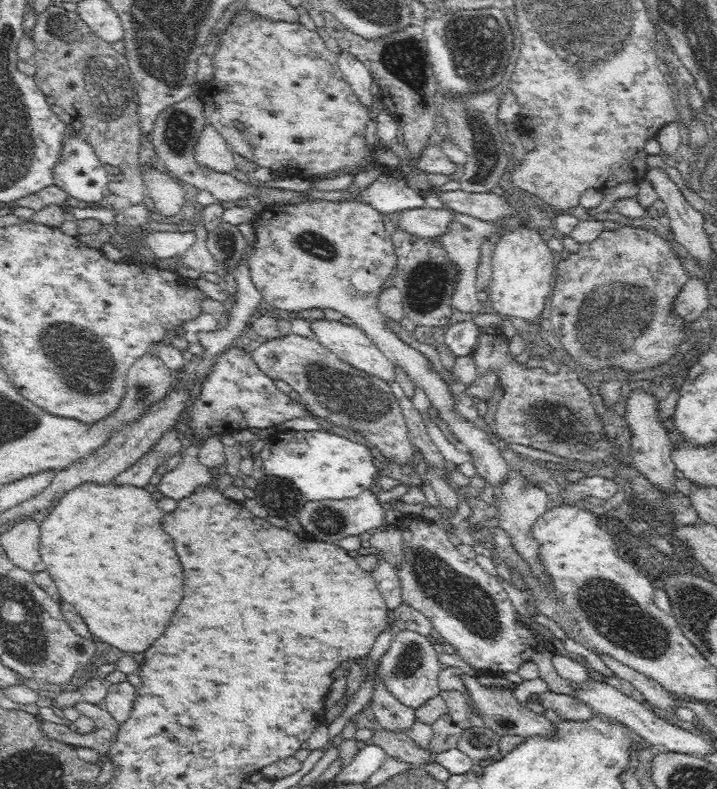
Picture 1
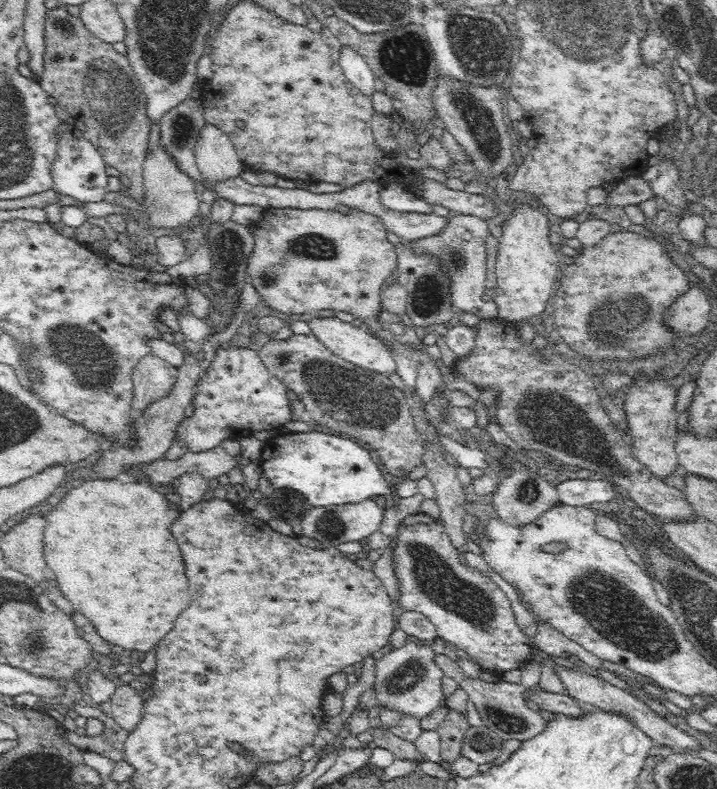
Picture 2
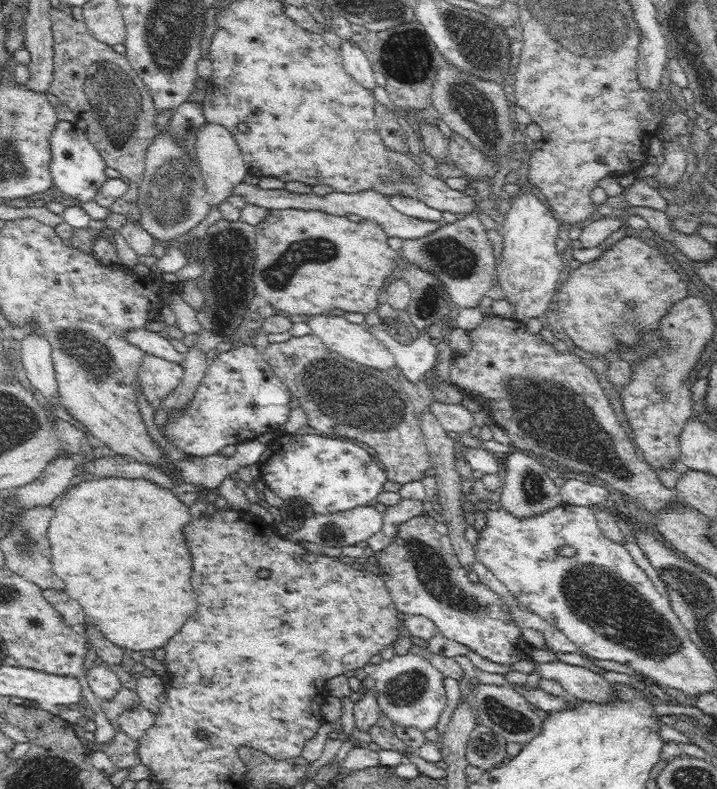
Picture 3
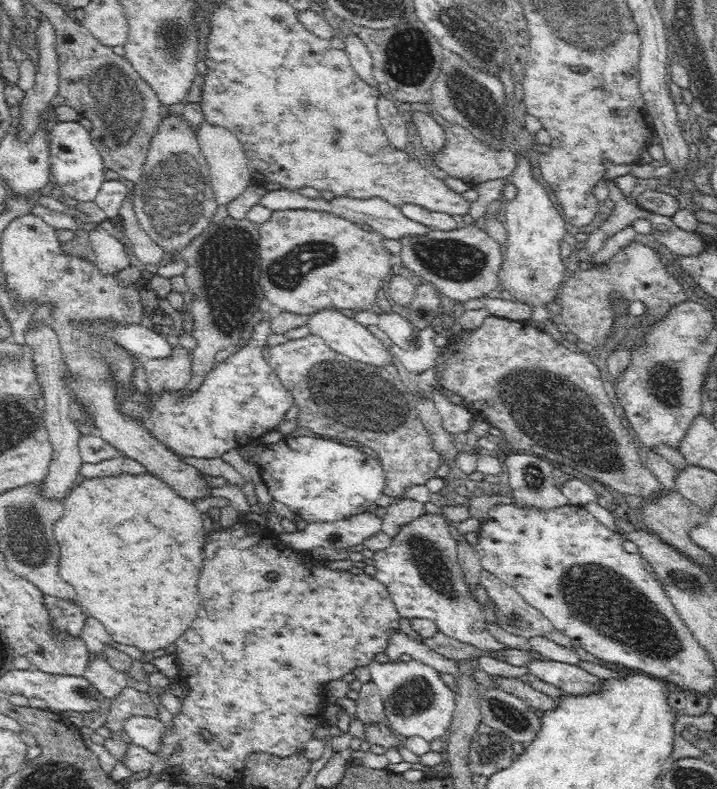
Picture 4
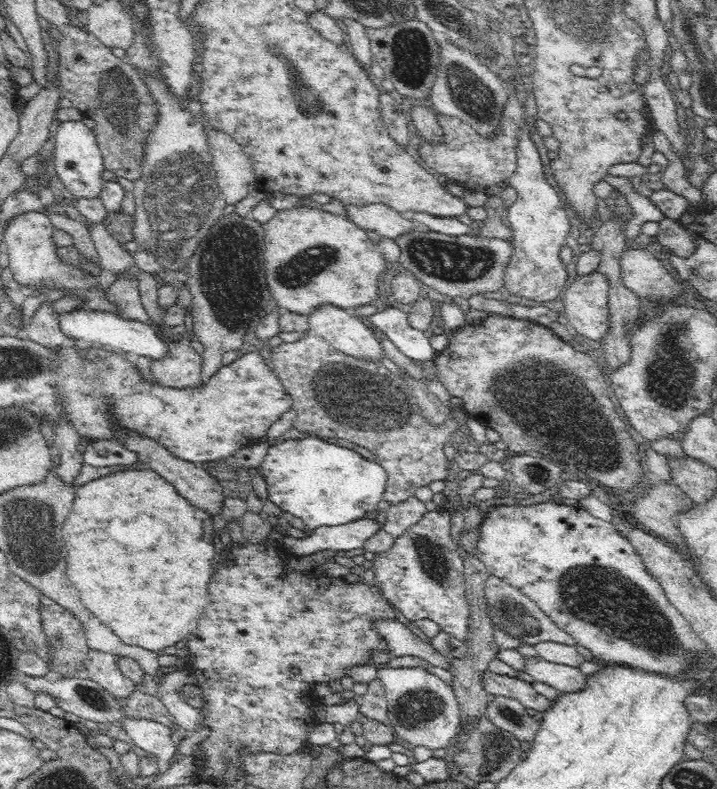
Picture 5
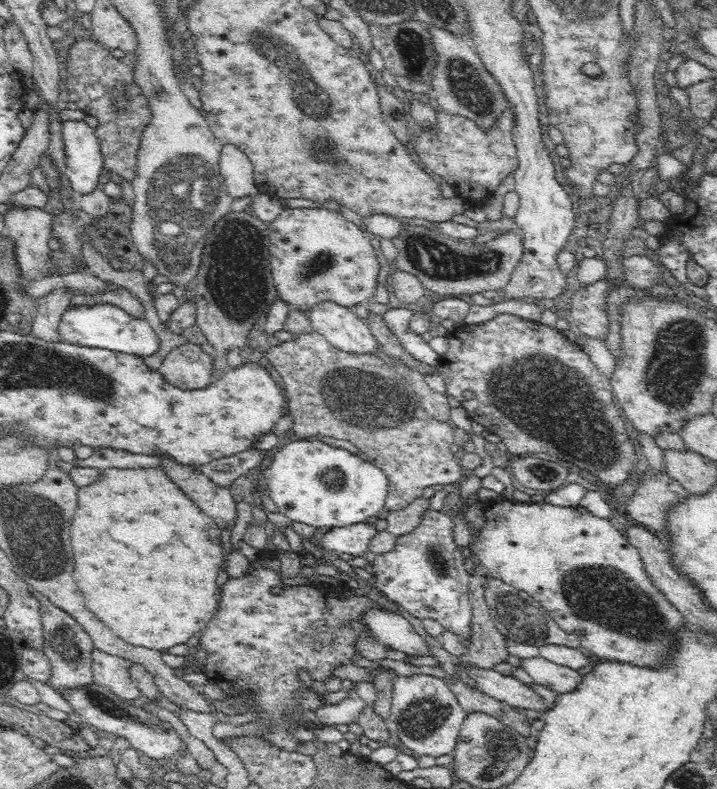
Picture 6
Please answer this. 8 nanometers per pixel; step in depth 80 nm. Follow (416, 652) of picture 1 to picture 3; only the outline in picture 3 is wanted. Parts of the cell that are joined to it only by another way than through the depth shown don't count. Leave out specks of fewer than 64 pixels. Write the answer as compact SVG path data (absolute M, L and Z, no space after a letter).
M420 654L396 655L381 664L370 663L363 668L375 682L381 712L394 726L412 727L424 734L431 729L437 730L440 716L448 706L443 683L445 676L440 670L433 668Z

